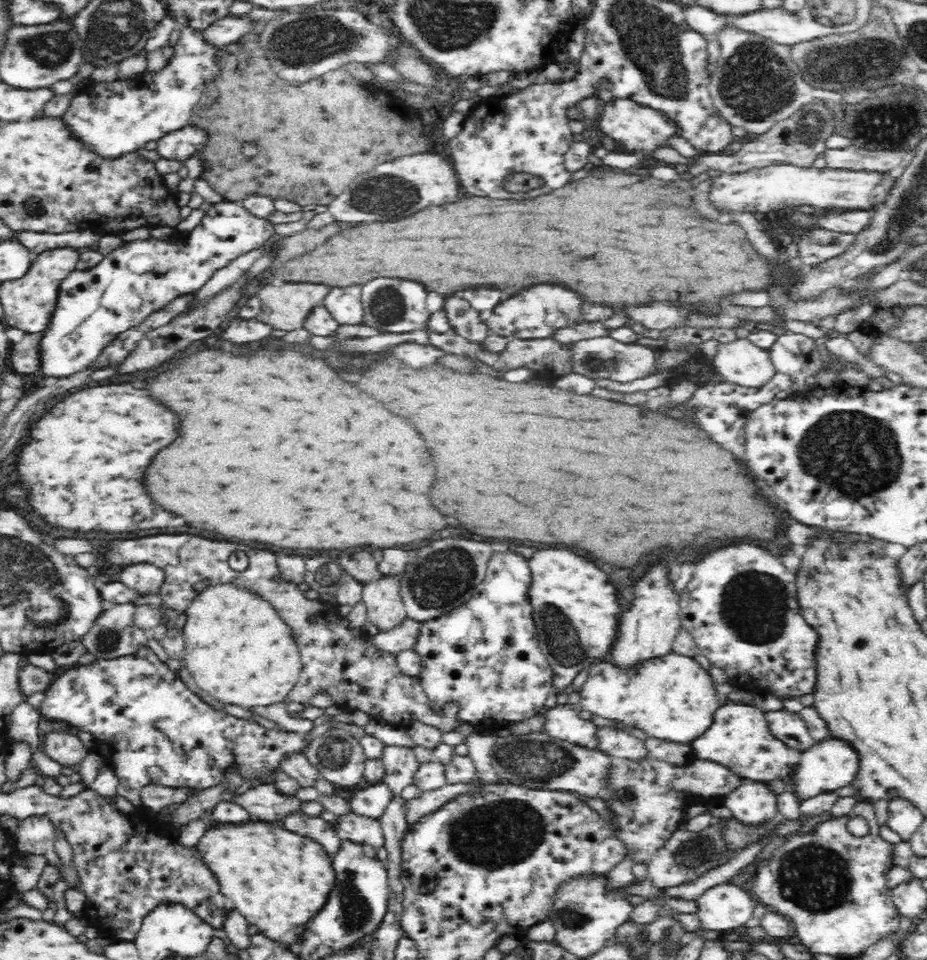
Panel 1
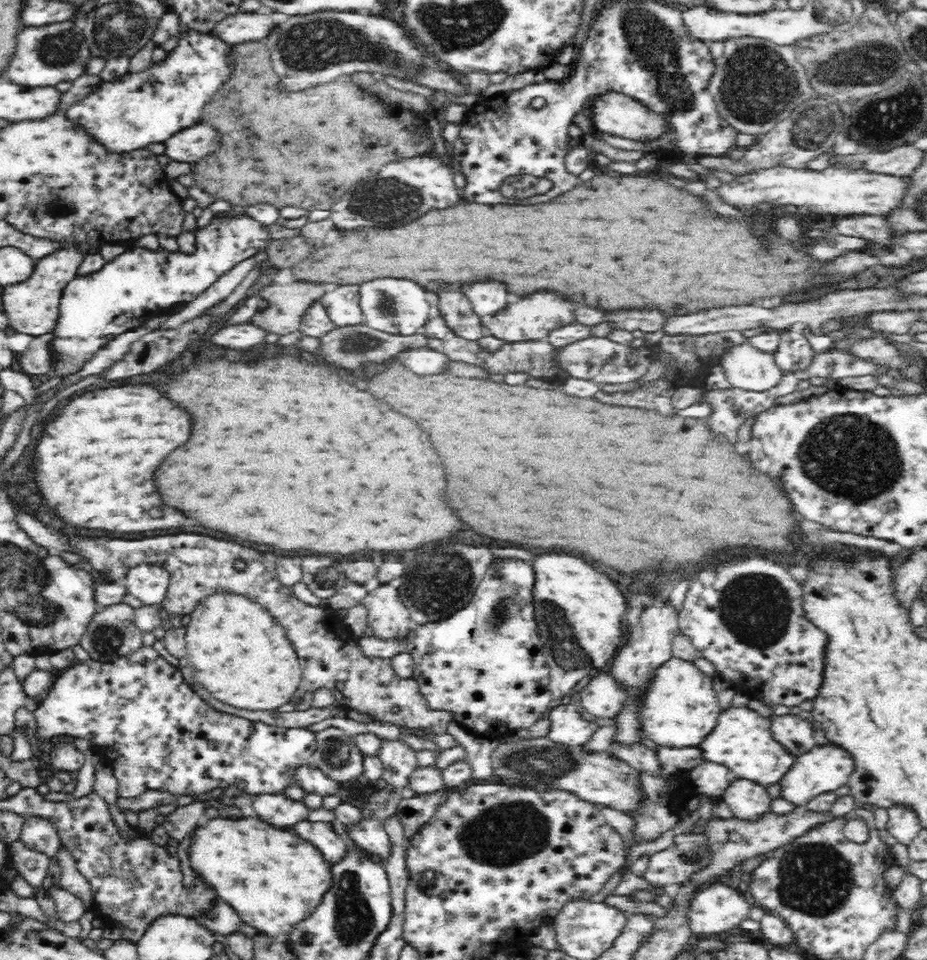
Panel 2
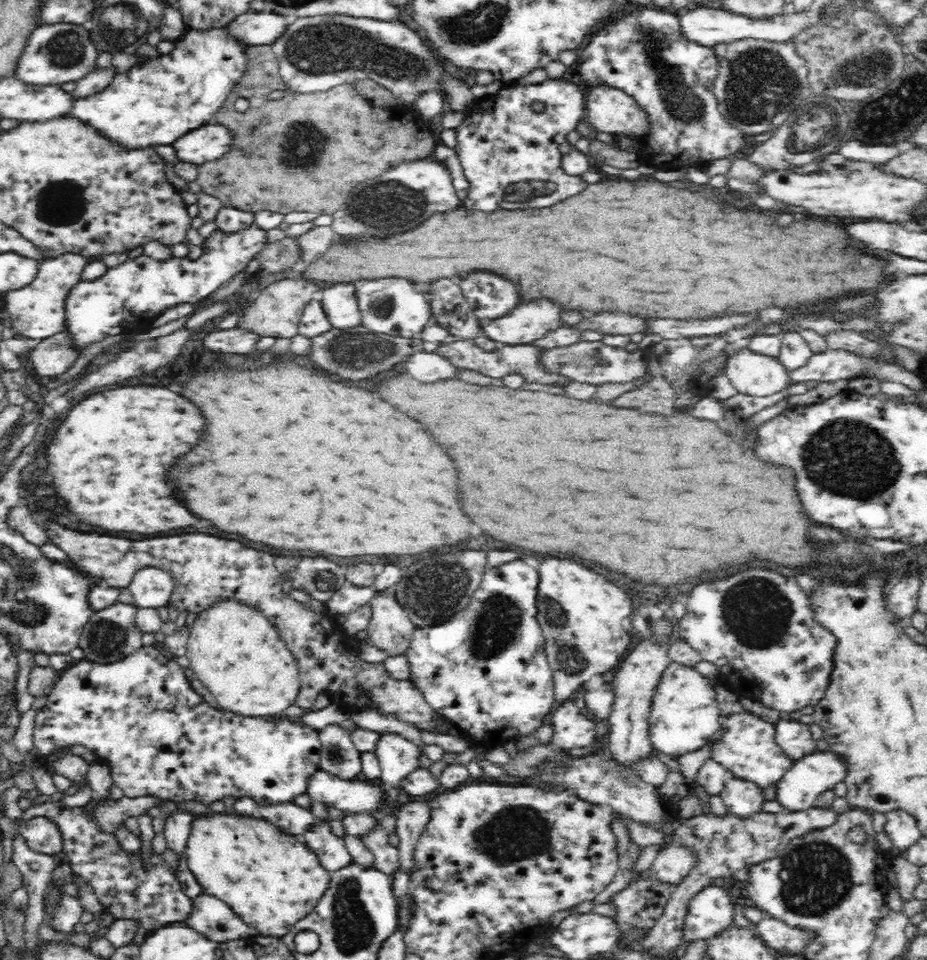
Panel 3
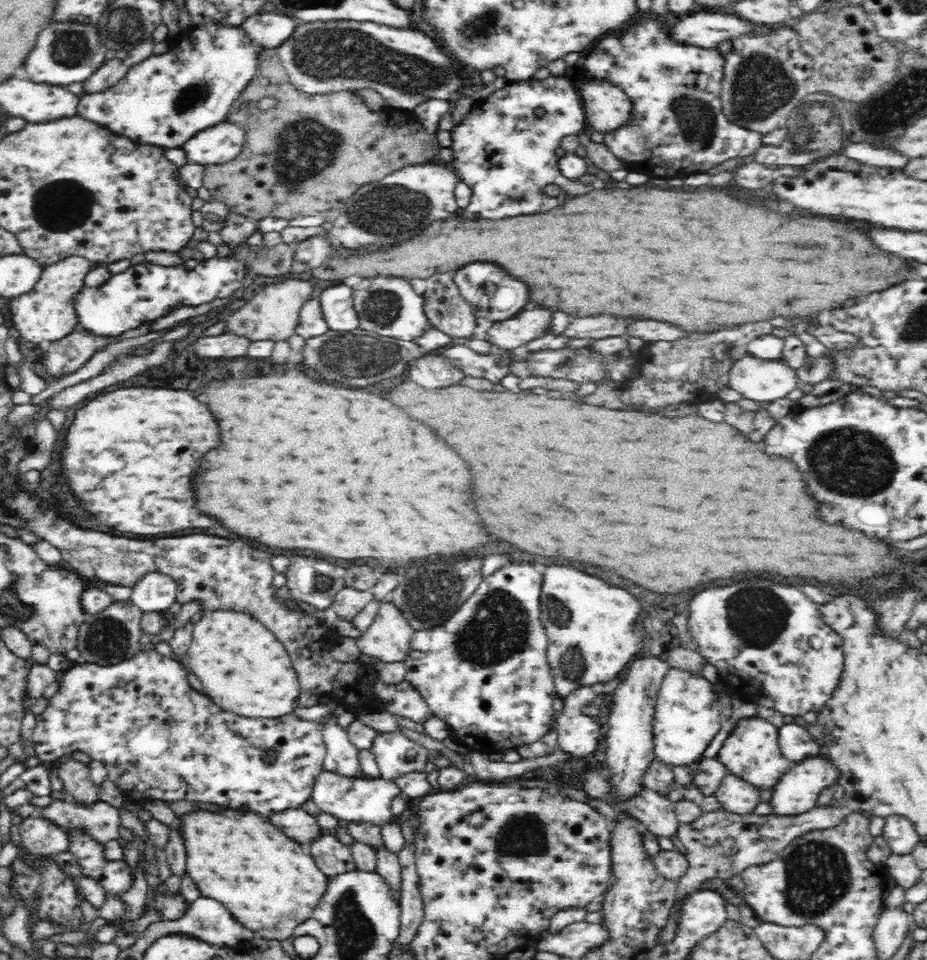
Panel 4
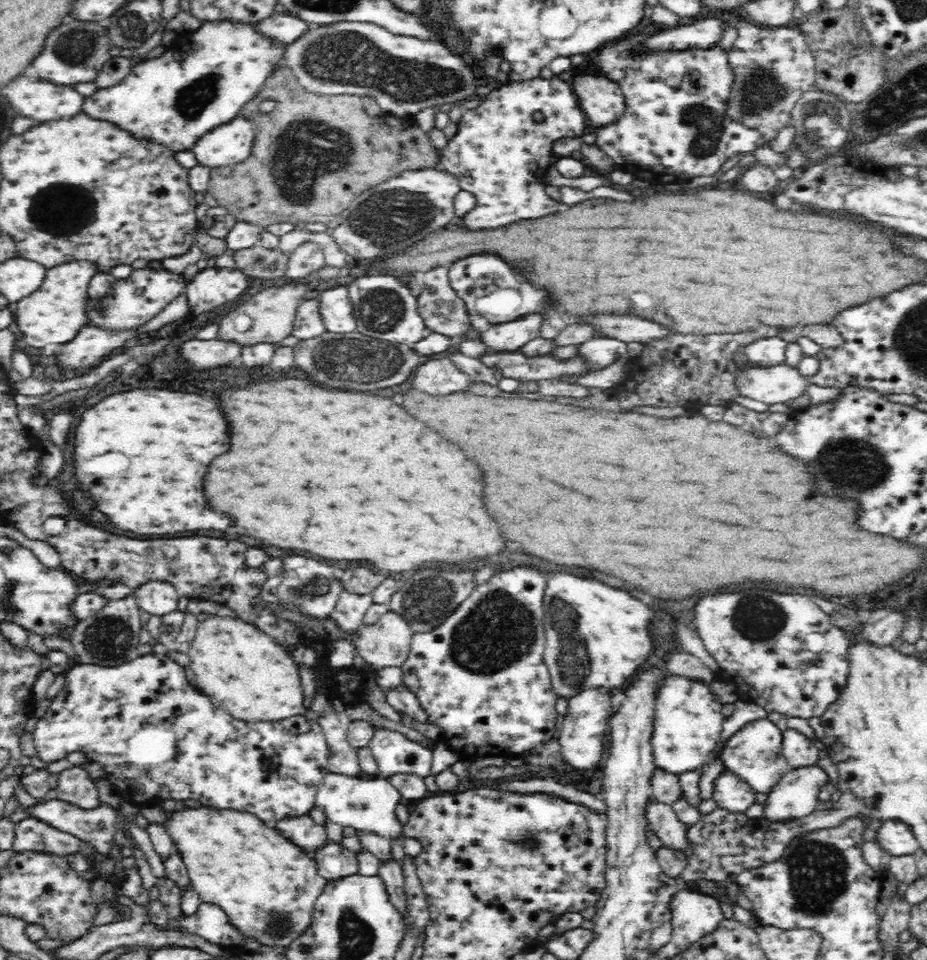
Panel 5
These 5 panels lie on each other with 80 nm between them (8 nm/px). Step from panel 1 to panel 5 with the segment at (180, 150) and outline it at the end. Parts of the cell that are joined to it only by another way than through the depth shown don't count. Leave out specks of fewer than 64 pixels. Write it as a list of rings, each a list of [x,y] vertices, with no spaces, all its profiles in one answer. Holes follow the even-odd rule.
[[[236,116],[230,122],[216,126],[206,134],[200,135],[200,138],[196,139],[189,150],[194,154],[194,158],[198,160],[198,167],[201,166],[202,169],[241,163],[242,160],[248,158],[249,154],[253,153],[254,134],[253,124]]]

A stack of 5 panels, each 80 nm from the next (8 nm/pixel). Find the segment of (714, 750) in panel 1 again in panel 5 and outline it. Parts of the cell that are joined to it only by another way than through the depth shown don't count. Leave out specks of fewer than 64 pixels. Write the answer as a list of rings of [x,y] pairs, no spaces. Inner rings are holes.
[[[772,716],[747,722],[726,742],[726,748],[720,752],[721,761],[728,772],[736,774],[756,792],[768,794],[784,774],[791,770],[791,766],[781,753],[781,732]]]

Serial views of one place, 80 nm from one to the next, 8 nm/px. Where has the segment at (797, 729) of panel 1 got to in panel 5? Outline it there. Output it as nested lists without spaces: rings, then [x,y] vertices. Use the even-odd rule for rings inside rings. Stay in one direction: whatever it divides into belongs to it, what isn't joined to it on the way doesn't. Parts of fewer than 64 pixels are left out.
[[[789,727],[781,735],[781,753],[791,768],[813,765],[818,761],[819,750],[808,736]]]

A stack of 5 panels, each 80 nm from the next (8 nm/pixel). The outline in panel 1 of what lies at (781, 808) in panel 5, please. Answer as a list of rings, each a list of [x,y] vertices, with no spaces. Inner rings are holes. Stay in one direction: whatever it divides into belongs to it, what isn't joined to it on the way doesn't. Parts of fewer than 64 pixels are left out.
[[[827,736],[811,747],[802,751],[800,760],[796,763],[798,771],[786,780],[787,790],[790,790],[799,800],[829,793],[845,786],[853,785],[860,773],[860,757],[858,751],[842,738]]]

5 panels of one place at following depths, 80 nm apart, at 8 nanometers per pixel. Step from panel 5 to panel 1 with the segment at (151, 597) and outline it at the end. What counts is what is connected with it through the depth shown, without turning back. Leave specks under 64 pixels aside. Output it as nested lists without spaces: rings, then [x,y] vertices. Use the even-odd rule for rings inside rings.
[[[148,563],[129,564],[121,568],[120,581],[128,588],[142,593],[142,596],[158,594],[163,584],[164,573],[161,568]]]

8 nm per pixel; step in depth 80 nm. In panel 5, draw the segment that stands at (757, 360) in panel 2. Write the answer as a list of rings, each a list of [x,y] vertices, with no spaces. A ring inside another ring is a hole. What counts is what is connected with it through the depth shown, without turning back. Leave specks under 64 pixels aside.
[[[745,359],[744,364],[735,370],[733,384],[736,385],[738,394],[772,405],[786,403],[790,399],[794,400],[801,396],[808,384],[808,380],[807,377],[800,374],[797,368],[792,368],[785,362],[762,366]]]

